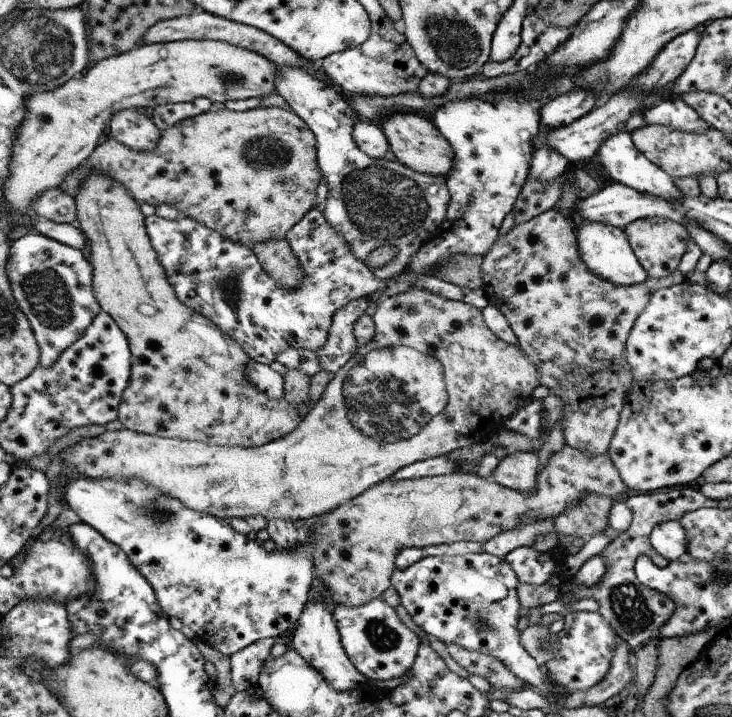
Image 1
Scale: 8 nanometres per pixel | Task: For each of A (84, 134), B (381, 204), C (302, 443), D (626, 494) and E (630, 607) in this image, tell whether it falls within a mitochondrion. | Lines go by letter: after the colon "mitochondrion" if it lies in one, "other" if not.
A: other
B: mitochondrion
C: other
D: other
E: mitochondrion

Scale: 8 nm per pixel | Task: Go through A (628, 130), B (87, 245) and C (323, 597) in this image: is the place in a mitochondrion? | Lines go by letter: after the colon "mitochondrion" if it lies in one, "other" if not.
A: other
B: other
C: other

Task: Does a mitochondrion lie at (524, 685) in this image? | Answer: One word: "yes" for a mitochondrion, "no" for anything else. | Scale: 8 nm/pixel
no

